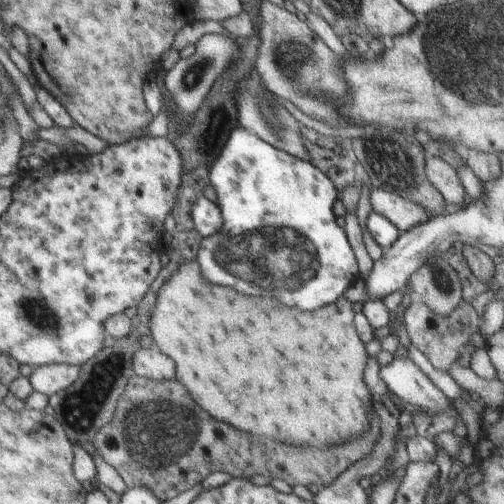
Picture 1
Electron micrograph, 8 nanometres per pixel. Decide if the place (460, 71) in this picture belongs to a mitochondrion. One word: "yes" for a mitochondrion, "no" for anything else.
yes

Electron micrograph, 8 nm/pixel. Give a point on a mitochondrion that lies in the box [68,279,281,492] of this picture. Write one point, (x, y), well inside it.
(151, 437)

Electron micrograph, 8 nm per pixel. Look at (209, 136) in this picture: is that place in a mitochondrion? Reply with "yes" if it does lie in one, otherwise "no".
yes

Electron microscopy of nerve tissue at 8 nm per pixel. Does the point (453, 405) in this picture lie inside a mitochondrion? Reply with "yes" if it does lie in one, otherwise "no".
no

